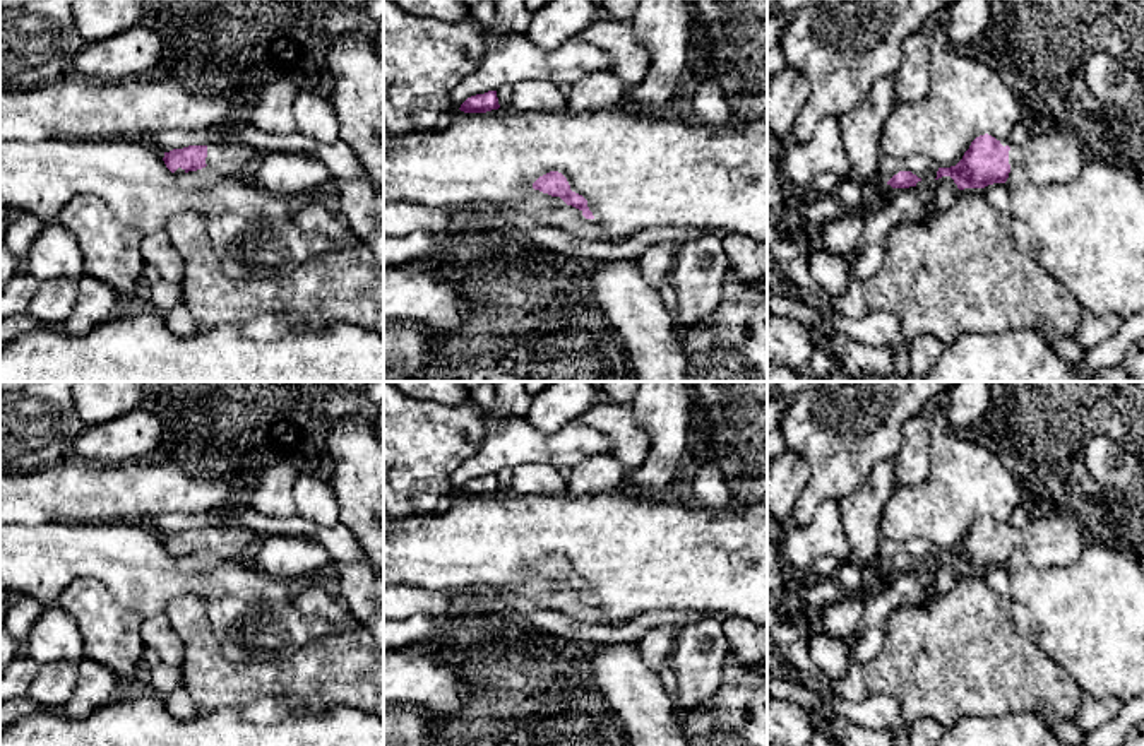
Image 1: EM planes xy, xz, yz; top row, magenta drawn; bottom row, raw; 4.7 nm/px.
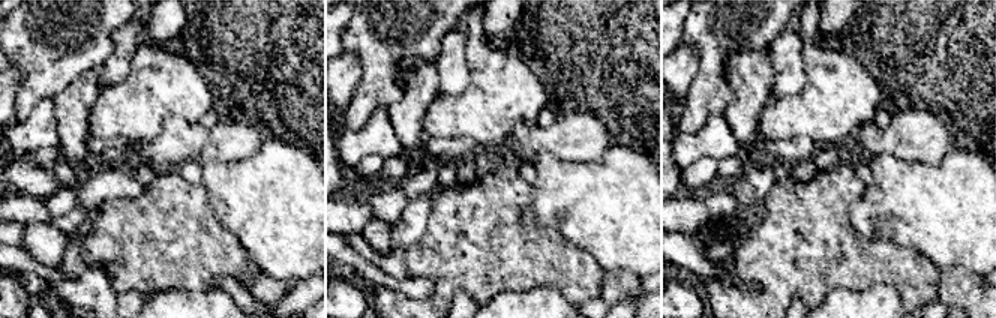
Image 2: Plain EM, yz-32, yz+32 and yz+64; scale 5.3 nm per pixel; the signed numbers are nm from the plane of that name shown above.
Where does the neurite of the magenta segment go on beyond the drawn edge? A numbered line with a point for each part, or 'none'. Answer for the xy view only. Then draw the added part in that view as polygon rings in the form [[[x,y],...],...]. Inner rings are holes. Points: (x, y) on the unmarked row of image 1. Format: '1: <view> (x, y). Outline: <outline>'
1: xy (223, 541). Outline: [[[211,527],[207,529],[206,548],[224,560],[240,558],[240,549],[253,541],[255,534],[241,527]]]

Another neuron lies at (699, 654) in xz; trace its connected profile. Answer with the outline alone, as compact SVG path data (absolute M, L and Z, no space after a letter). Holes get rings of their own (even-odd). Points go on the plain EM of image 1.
M706 613L697 623L676 631L670 667L676 674L678 720L702 707L718 690L730 654L724 635L724 616Z

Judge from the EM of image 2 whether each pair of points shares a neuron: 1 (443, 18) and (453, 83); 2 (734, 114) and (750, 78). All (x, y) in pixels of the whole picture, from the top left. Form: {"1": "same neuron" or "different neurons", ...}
{"1": "different neurons", "2": "same neuron"}

